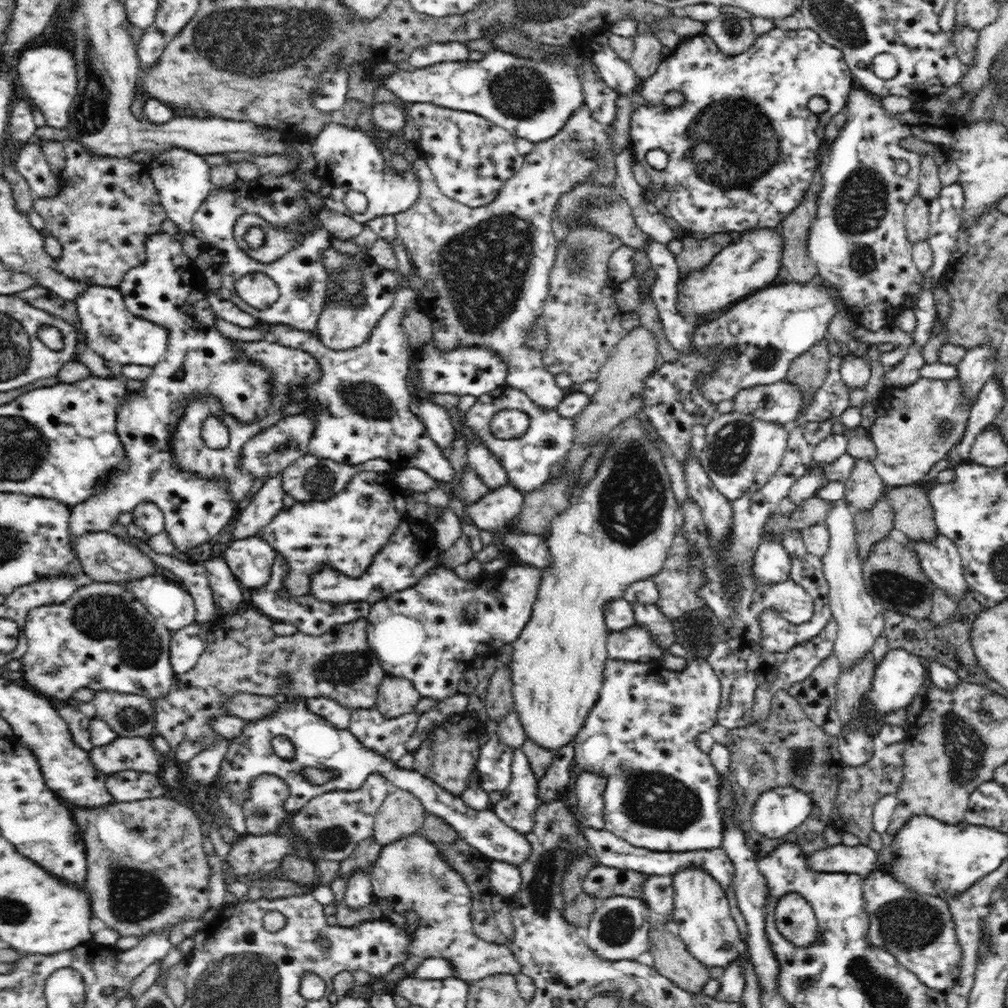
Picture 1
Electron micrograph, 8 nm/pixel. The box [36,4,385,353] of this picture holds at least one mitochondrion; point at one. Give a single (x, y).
(91, 115)

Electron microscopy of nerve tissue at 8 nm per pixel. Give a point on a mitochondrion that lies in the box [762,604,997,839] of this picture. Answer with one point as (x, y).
(965, 748)

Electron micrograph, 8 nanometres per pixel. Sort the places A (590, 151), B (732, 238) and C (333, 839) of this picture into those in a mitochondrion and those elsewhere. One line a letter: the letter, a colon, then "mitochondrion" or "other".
A: mitochondrion
B: other
C: mitochondrion

